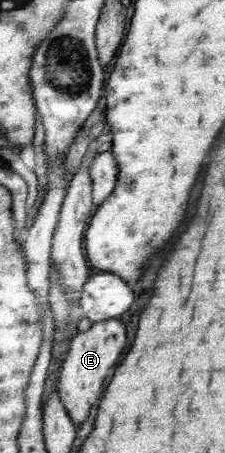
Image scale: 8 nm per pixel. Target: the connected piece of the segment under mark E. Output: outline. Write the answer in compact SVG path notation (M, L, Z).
M113 318L93 323L87 331L79 331L71 338L68 351L58 377L57 395L60 395L64 409L70 419L81 428L81 422L87 420L93 404L97 404L103 396L105 386L109 384L115 368L119 366L121 354L127 346L123 322Z

